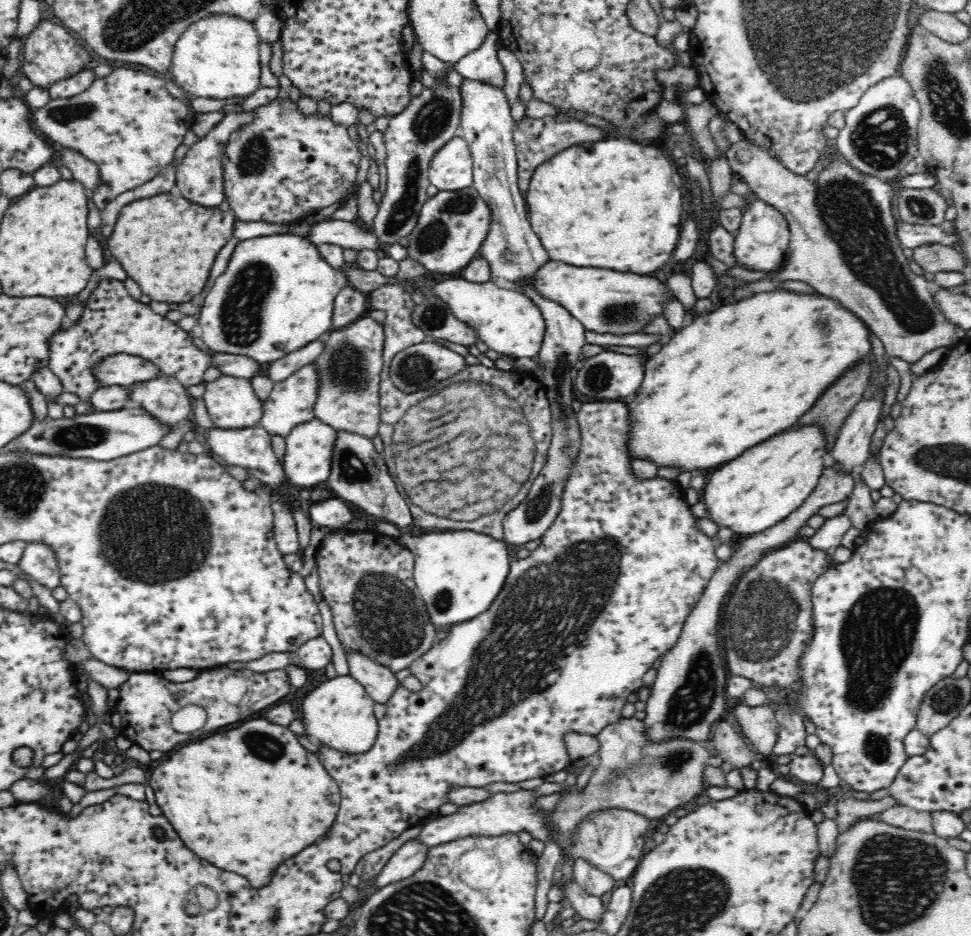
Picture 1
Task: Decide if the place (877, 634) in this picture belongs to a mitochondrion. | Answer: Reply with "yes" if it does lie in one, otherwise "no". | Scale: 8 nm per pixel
yes

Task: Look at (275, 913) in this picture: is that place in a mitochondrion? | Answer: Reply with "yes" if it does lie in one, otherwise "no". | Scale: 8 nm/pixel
yes

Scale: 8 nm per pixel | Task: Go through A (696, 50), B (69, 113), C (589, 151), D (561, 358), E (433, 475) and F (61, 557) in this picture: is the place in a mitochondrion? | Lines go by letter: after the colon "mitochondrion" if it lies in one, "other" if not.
A: other
B: mitochondrion
C: other
D: mitochondrion
E: mitochondrion
F: other

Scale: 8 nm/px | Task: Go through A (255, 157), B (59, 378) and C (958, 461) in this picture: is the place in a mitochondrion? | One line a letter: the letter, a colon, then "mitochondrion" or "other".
A: mitochondrion
B: other
C: mitochondrion

